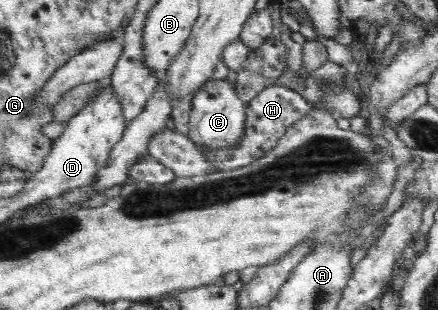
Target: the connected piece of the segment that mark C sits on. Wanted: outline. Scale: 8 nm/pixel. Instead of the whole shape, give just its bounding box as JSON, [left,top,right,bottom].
[187,80,246,150]

